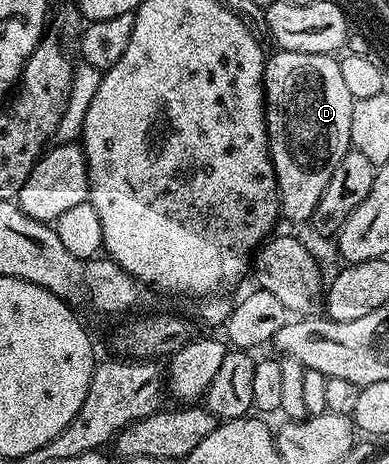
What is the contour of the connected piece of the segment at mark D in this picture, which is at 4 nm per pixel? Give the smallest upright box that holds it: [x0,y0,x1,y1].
[263,52,353,221]

